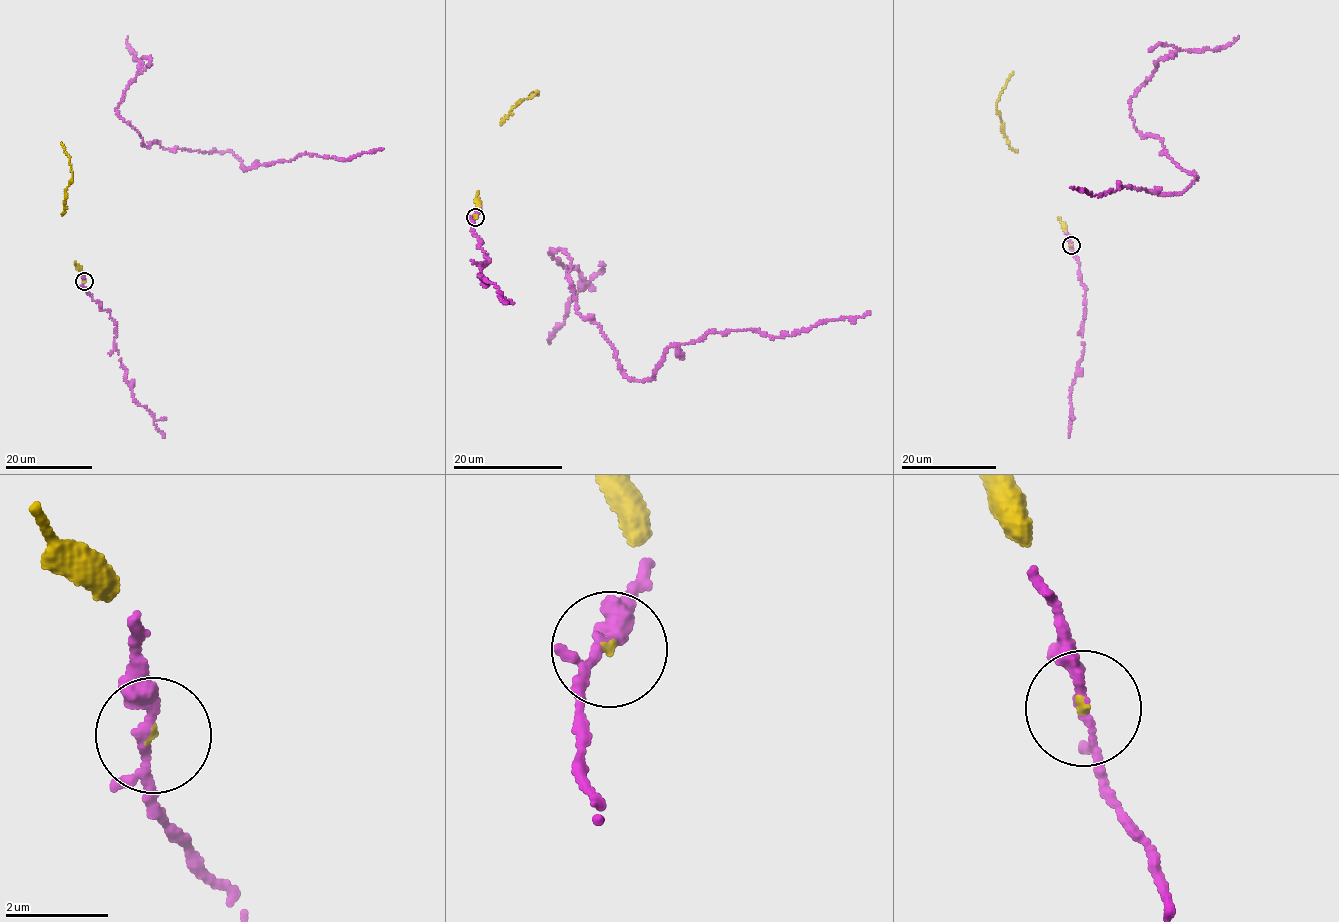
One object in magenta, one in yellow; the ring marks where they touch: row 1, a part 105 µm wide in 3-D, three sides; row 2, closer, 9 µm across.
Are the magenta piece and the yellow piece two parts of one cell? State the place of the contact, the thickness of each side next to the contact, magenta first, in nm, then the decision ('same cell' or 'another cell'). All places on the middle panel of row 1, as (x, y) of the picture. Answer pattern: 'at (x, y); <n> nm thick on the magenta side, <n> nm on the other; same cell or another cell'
at (475, 217); 150 nm thick on the magenta side, 60 nm on the other; same cell

